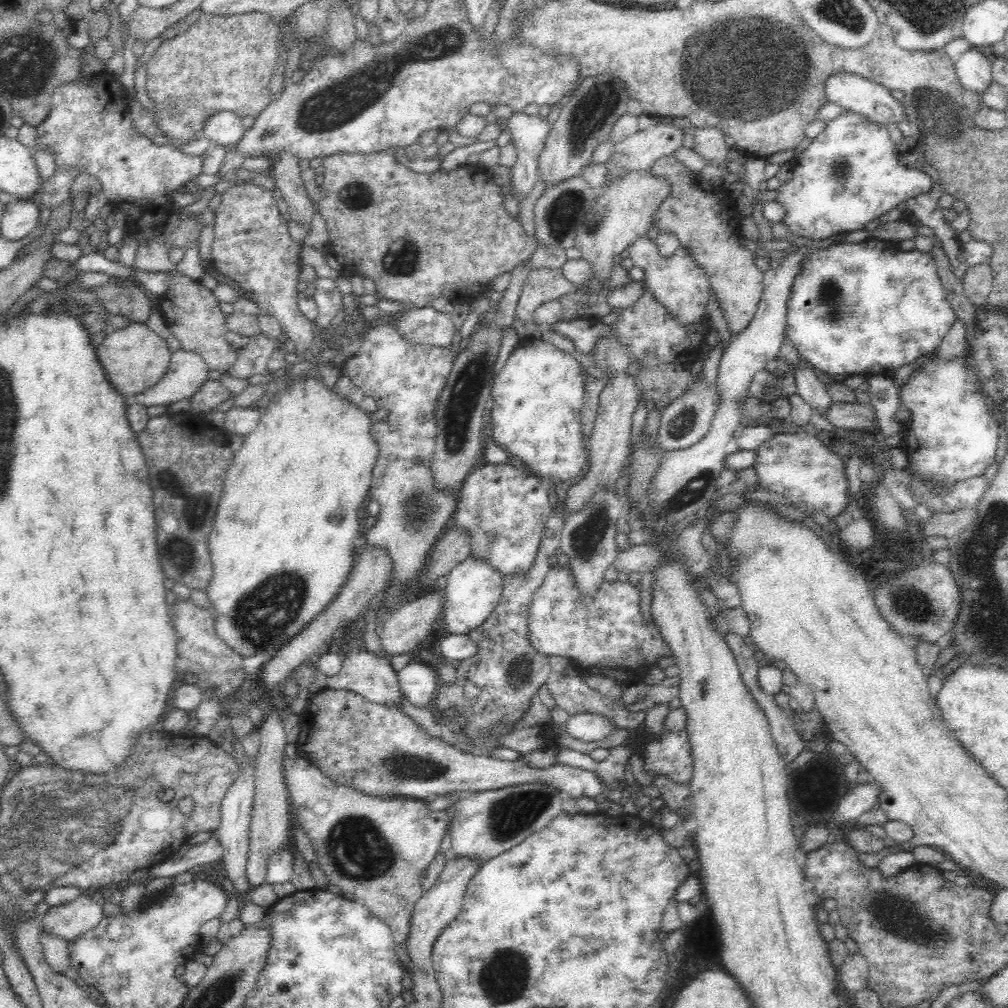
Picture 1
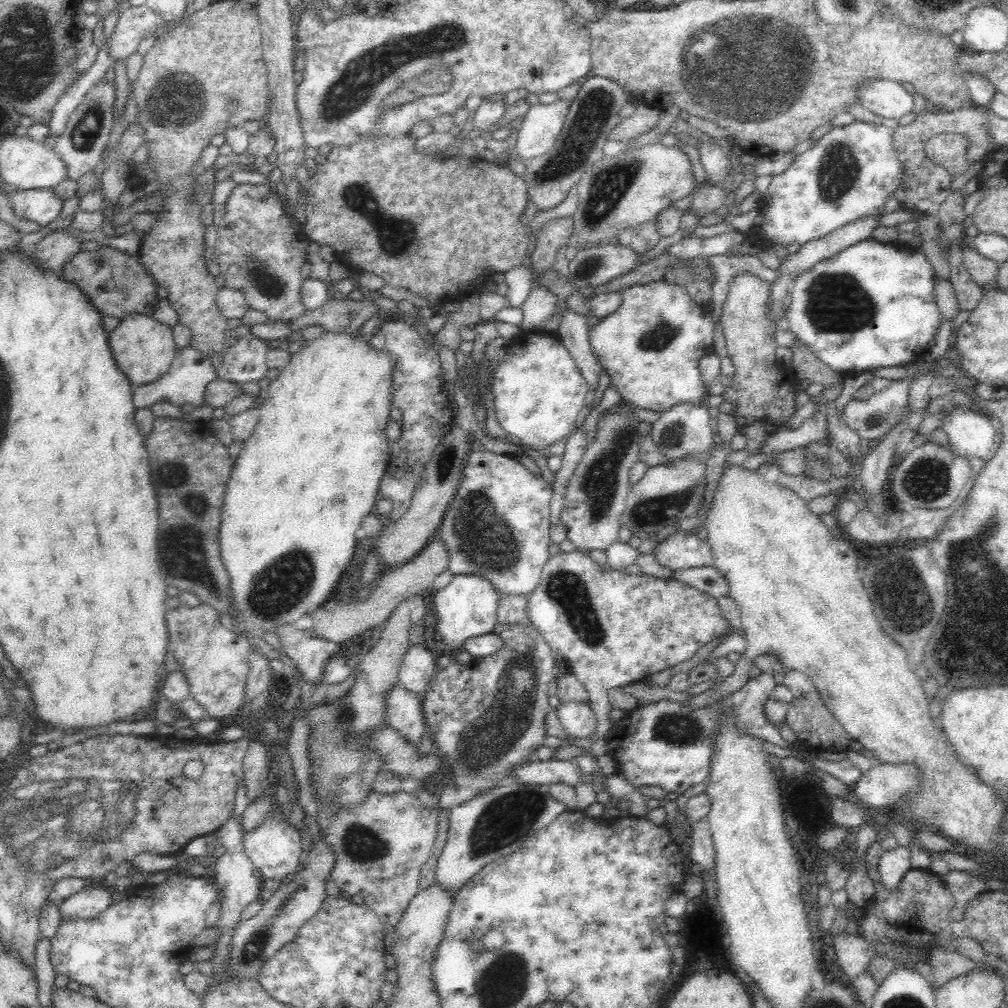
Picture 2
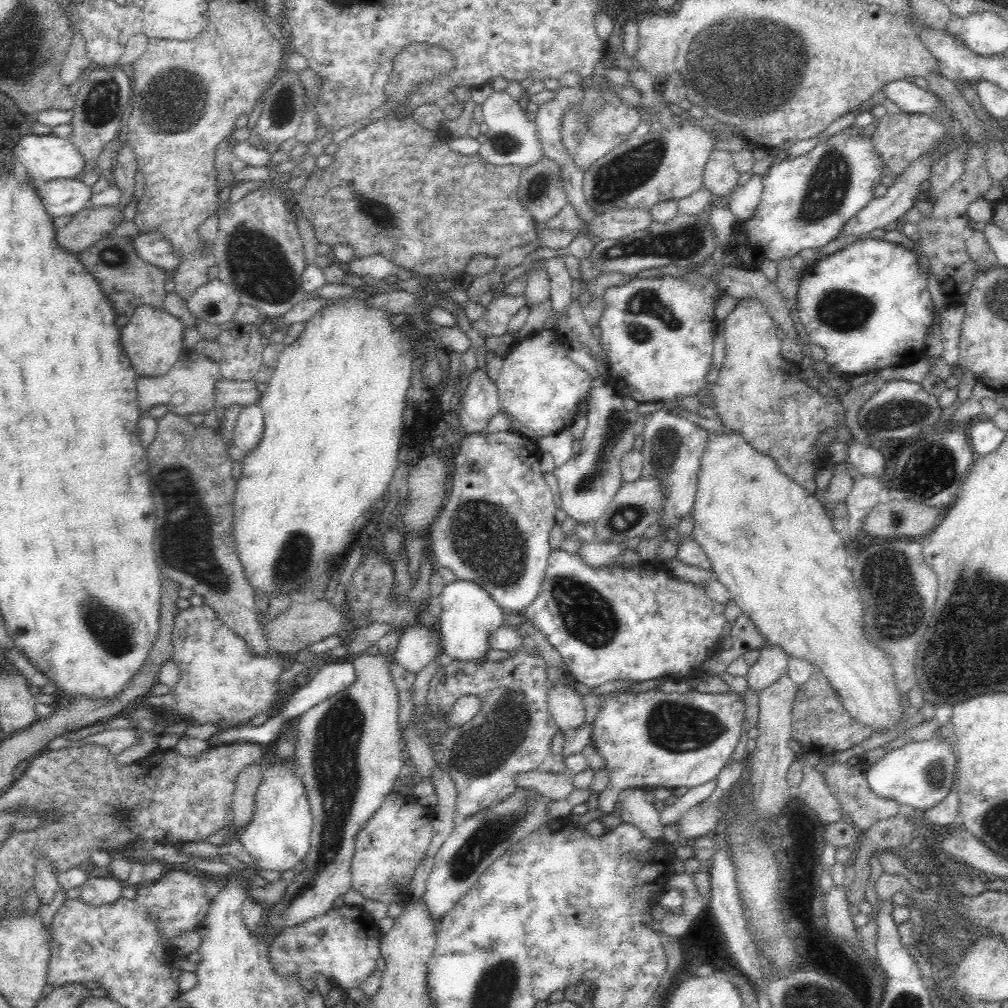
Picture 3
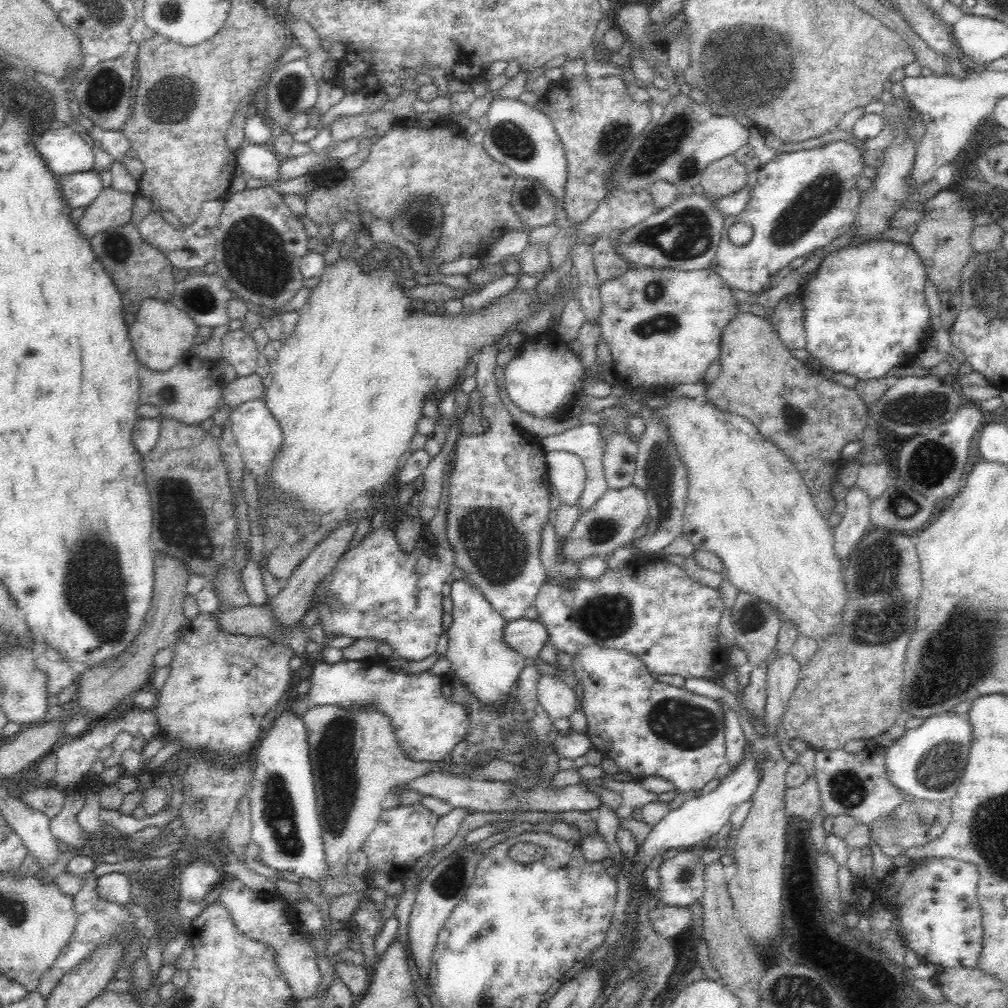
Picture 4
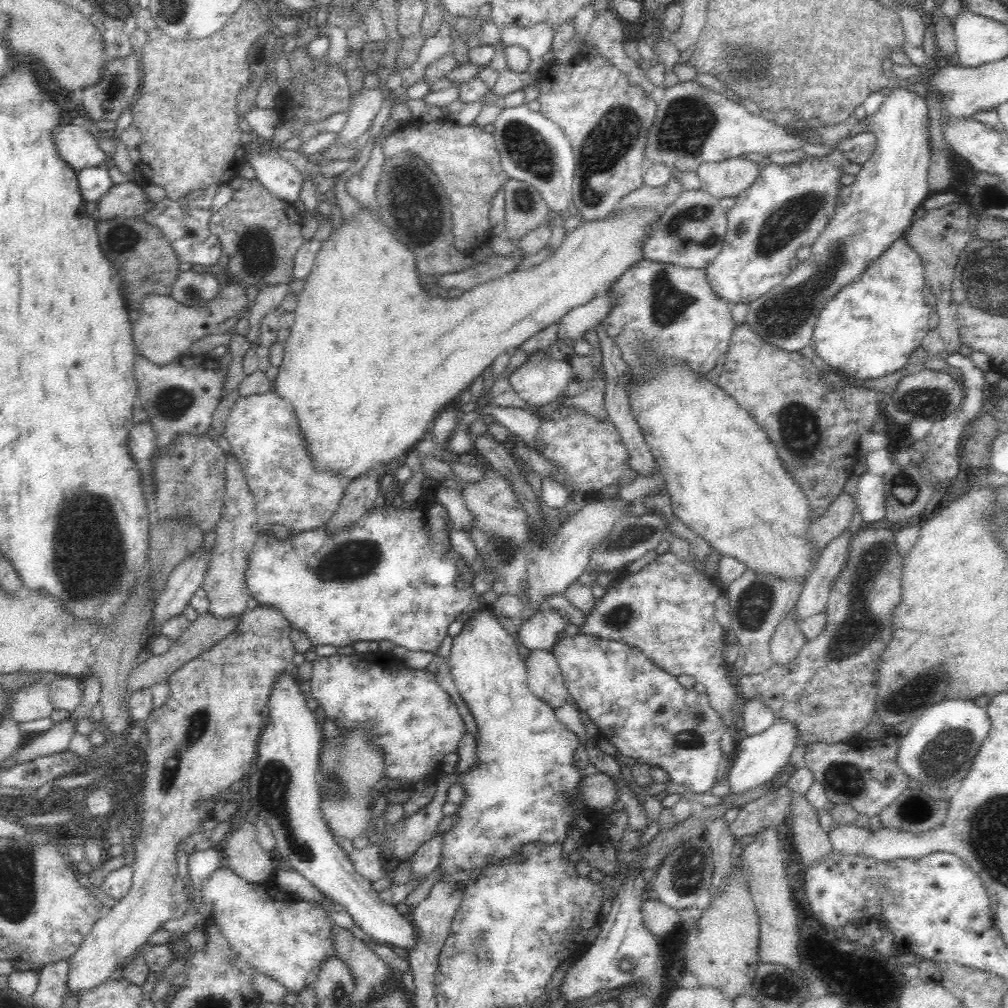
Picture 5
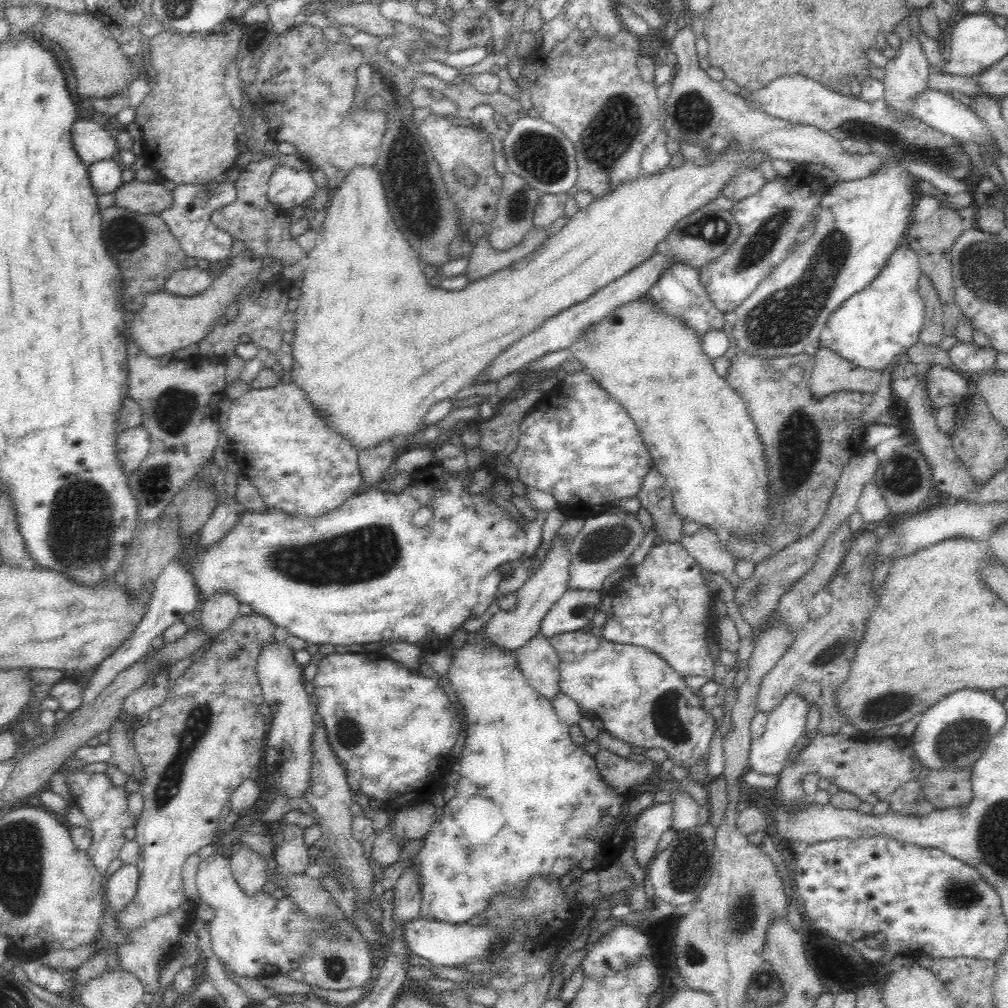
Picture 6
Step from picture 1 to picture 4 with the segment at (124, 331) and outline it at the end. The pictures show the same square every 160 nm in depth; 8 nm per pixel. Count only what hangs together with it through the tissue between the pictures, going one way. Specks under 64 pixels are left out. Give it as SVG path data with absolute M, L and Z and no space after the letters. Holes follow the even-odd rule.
M144 299L135 316L135 320L128 328L128 336L132 341L138 362L148 369L164 372L176 366L189 355L194 336L197 335L198 325L172 302Z

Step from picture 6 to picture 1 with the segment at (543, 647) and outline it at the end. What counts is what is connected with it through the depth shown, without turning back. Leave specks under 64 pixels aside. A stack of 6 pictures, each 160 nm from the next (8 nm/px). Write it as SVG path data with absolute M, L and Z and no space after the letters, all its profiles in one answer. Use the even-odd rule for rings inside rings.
M588 712L570 715L565 726L570 736L589 744L603 741L617 730L606 717Z

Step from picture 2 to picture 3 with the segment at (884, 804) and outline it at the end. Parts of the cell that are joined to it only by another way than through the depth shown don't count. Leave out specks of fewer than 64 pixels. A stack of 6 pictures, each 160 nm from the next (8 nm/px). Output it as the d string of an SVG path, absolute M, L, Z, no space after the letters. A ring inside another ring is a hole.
M930 738L925 741L906 742L902 747L886 753L867 768L866 781L870 791L898 804L908 804L918 812L936 806L952 789L954 772L957 772L958 756L948 740Z

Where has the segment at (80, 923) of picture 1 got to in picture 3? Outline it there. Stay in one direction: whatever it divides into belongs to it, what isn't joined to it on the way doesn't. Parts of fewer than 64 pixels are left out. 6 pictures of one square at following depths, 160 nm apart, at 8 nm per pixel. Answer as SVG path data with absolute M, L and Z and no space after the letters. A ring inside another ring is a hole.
M93 877L78 887L78 899L94 907L110 904L120 898L120 890L125 884L114 878Z

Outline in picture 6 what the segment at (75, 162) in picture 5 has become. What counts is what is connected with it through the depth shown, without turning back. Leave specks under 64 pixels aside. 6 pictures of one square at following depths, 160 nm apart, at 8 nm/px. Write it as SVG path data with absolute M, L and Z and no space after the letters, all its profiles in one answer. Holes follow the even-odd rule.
M75 122L70 127L70 141L82 163L112 159L118 153L116 139L112 137L112 126L102 128L96 122Z

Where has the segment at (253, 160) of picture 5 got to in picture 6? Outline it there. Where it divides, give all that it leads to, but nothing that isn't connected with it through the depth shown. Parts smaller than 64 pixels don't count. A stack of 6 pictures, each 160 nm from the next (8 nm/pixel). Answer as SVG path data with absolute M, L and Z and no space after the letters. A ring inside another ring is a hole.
M284 162L274 166L268 184L270 204L286 210L309 203L318 190L310 170L296 169Z

